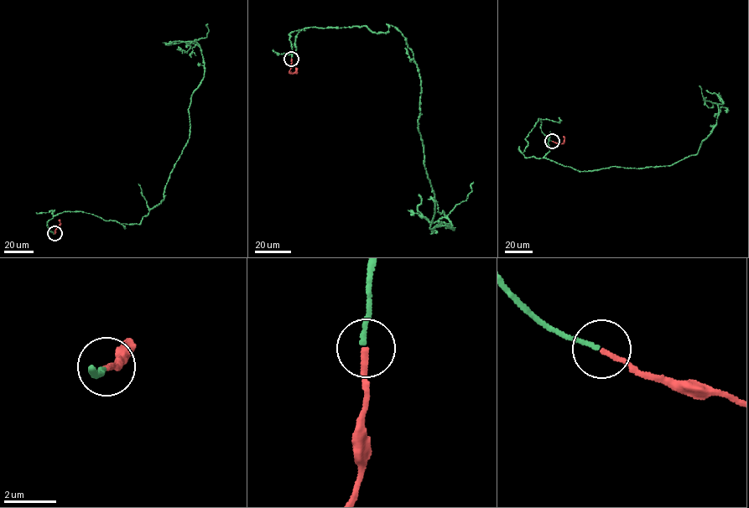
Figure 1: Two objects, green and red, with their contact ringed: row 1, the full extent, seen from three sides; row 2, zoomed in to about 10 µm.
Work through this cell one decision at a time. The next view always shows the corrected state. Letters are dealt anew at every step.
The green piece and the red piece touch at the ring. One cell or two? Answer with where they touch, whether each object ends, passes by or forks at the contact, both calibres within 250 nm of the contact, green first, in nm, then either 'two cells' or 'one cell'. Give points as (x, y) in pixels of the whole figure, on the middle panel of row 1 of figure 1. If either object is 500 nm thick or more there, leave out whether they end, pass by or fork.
(291, 59) | green ends | red ends | 160/180 nm | one cell

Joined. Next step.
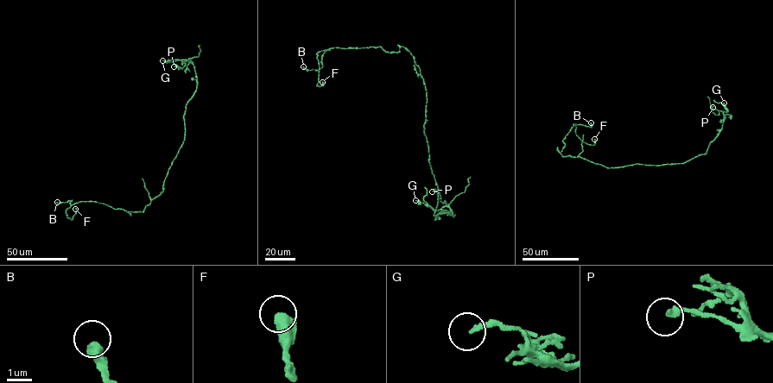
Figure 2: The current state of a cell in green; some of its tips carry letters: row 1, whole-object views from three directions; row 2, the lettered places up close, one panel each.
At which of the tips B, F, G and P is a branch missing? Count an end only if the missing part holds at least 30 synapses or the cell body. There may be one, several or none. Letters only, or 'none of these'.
none of these

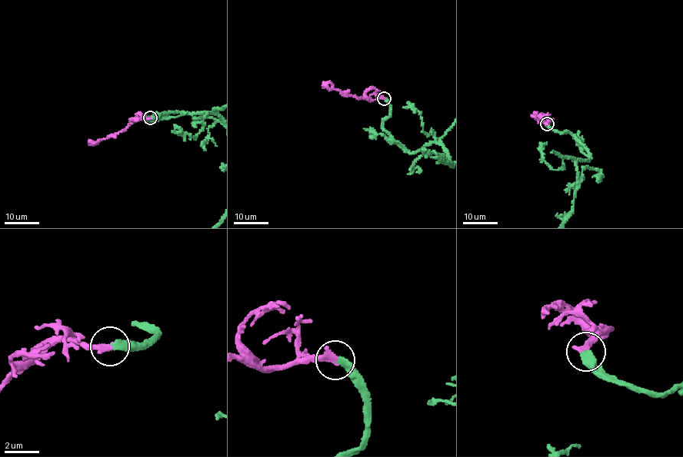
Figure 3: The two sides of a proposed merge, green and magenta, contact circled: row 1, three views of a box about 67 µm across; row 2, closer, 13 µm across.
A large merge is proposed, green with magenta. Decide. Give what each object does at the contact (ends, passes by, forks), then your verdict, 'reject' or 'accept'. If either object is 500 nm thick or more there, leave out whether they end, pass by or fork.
green ends | magenta ends | accept

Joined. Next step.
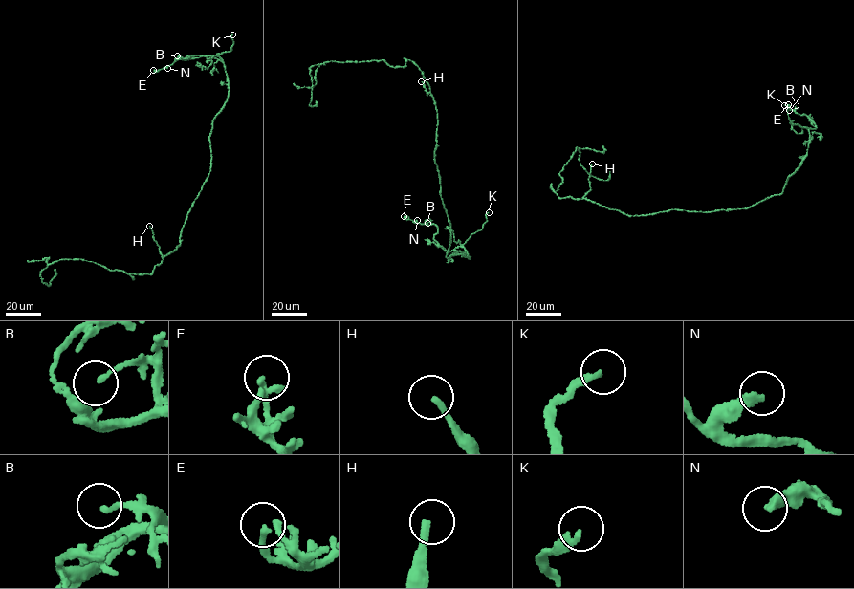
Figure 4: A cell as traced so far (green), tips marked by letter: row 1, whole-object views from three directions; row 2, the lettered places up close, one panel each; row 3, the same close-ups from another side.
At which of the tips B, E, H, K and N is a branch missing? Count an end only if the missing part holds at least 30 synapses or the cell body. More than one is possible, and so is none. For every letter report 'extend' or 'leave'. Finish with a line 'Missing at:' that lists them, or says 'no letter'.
B: leave
E: leave
H: extend
K: extend
N: leave
Missing at: H, K

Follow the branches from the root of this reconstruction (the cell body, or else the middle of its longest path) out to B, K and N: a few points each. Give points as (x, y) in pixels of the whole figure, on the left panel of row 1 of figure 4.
B: (184, 225), (209, 173), (208, 138), (214, 117), (227, 99), (229, 82), (225, 65), (218, 56), (177, 55)
K: (184, 225), (211, 166), (208, 138), (229, 88), (225, 66), (217, 54), (230, 51), (232, 34)
N: (184, 225), (209, 173), (208, 138), (227, 99), (229, 80), (223, 60), (215, 55), (179, 57), (167, 68)

